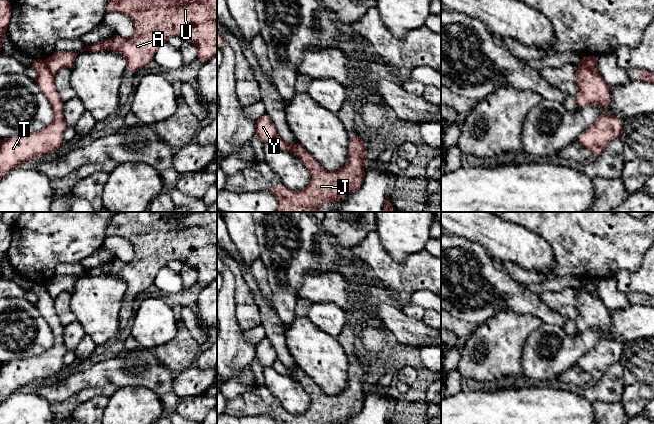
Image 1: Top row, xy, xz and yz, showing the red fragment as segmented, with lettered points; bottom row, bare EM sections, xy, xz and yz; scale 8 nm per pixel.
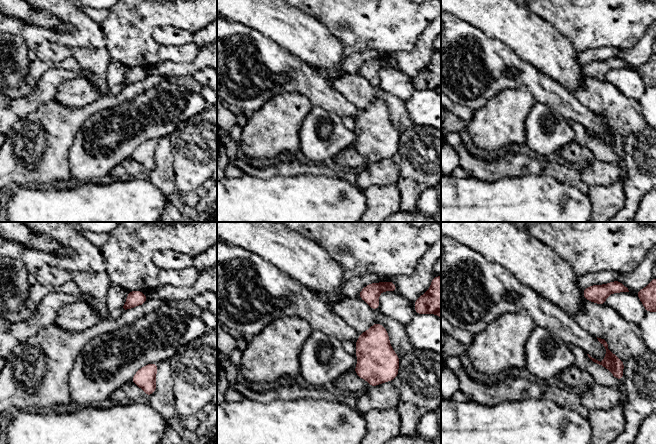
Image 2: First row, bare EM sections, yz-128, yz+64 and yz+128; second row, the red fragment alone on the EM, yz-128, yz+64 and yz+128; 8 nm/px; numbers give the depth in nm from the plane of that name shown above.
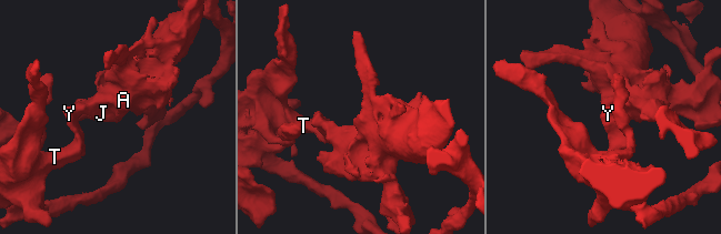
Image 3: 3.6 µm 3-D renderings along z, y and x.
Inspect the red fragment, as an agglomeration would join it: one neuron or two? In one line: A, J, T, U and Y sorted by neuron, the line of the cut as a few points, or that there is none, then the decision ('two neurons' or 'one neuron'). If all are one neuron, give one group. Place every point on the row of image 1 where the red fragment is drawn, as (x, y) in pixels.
A J U / T Y; cut in yz along (585, 56), (587, 65), (598, 74); two neurons

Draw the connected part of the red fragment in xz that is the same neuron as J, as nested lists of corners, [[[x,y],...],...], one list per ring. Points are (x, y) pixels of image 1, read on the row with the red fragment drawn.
[[[356,133],[350,137],[347,163],[335,172],[325,170],[321,164],[307,152],[298,142],[293,146],[287,144],[279,135],[272,144],[280,150],[294,152],[311,174],[309,184],[301,191],[294,192],[286,186],[269,186],[269,190],[277,200],[276,212],[316,212],[324,203],[339,204],[343,196],[357,192],[363,185],[365,178],[364,161],[367,159],[367,150],[363,141]]]

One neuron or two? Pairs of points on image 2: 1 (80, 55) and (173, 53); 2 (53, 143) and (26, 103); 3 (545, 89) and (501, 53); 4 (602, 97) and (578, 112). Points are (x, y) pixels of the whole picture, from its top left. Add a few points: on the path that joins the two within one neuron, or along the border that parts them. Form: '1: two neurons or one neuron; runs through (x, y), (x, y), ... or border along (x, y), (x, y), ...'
1: two neurons; border along (85, 48), (104, 48), (110, 59)
2: two neurons; border along (53, 100), (41, 104), (13, 125)
3: one neuron; runs through (534, 80), (512, 64)
4: two neurons; border along (569, 91), (596, 113)

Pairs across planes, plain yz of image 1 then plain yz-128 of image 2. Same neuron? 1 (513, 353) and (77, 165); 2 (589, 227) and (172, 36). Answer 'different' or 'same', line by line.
1: different
2: different

